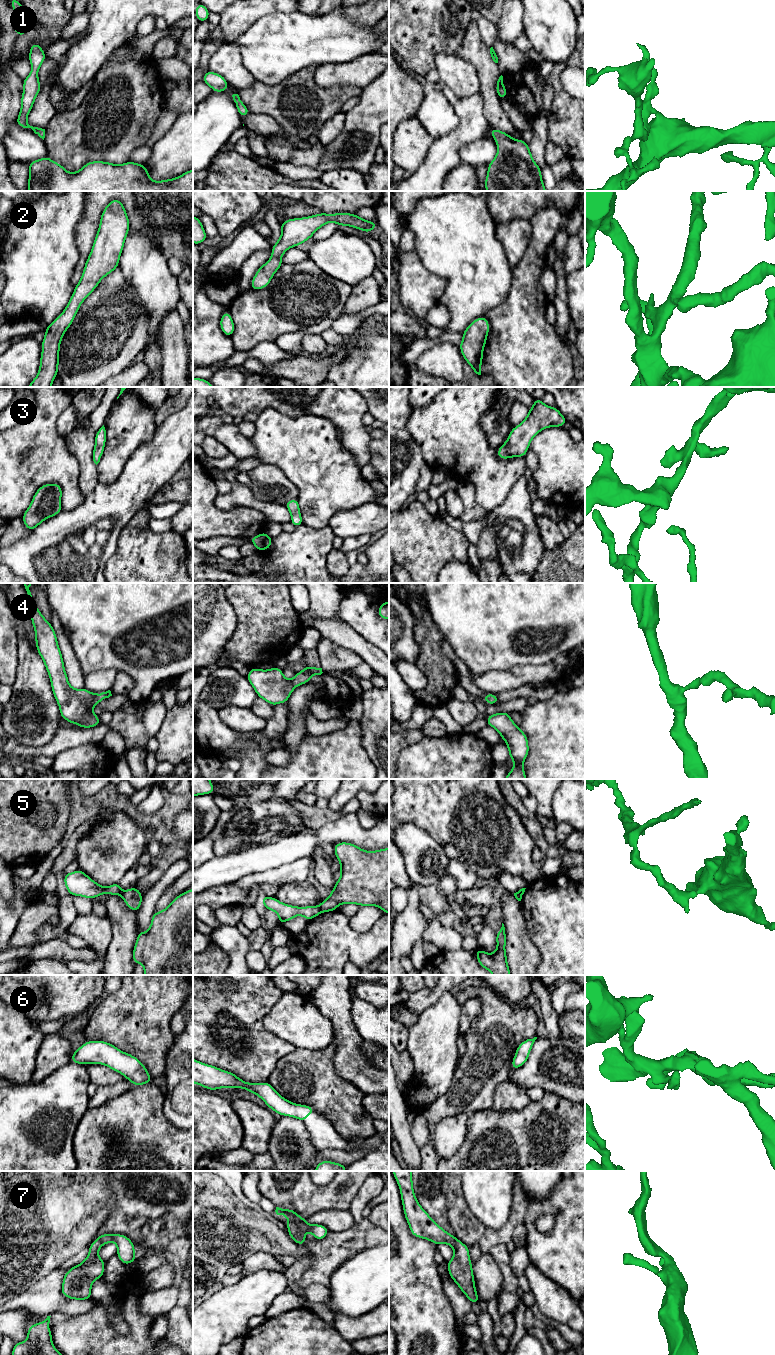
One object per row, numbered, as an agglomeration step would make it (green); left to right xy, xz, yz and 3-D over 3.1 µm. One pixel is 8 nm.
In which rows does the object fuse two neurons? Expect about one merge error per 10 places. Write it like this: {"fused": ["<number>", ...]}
{"fused": ["5"]}

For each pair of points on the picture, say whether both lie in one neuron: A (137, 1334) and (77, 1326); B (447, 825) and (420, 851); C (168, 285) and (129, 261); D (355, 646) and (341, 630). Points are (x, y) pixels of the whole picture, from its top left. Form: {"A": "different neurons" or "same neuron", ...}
{"A": "same neuron", "B": "different neurons", "C": "same neuron", "D": "same neuron"}

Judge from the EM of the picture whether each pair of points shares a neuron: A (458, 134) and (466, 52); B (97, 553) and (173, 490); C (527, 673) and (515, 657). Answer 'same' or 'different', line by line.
A: different
B: different
C: different

